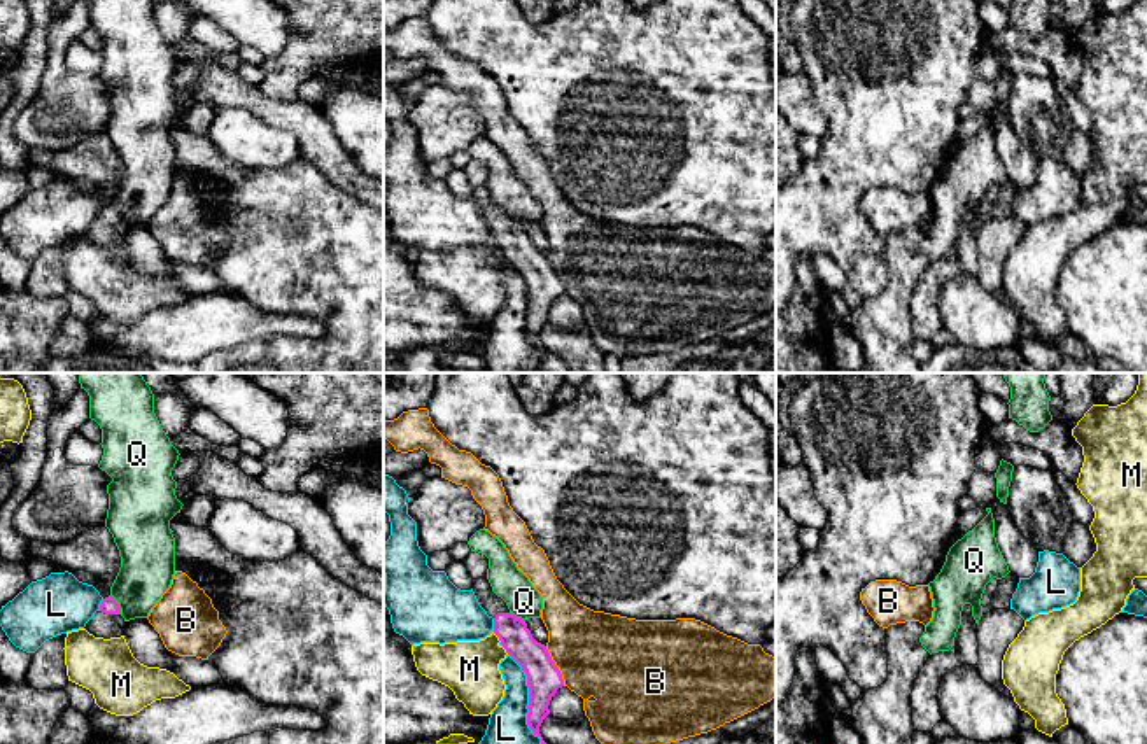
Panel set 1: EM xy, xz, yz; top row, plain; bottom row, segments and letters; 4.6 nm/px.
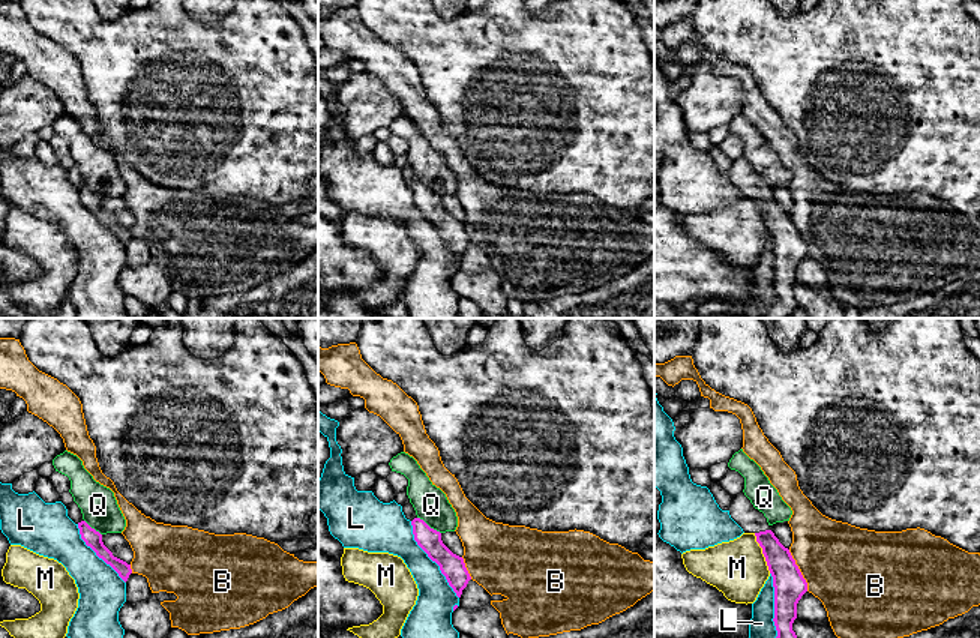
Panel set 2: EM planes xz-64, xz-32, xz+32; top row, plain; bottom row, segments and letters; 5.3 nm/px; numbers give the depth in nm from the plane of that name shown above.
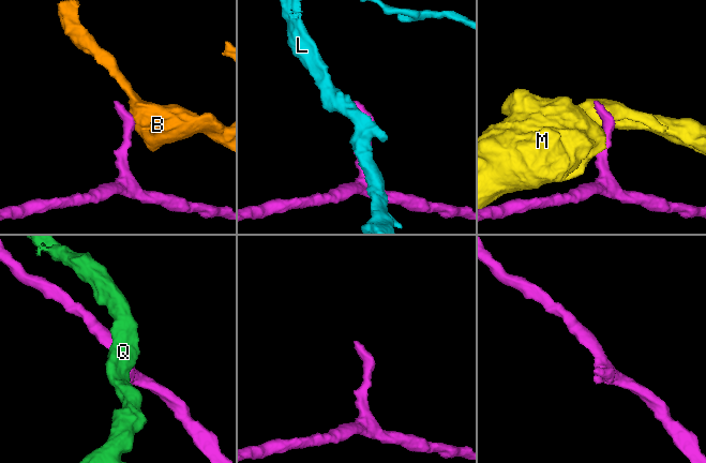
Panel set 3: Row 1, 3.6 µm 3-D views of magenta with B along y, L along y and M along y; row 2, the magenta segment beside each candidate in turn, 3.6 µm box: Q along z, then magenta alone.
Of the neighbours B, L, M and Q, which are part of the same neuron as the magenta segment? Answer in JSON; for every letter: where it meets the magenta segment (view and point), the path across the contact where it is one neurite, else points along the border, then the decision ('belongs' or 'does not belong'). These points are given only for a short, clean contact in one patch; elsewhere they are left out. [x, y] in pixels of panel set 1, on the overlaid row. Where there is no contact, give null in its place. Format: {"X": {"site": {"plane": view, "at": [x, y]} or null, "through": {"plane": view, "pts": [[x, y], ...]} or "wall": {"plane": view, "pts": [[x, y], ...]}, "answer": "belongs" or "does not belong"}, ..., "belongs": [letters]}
{"B": {"site": {"plane": "xz", "at": [555, 666]}, "wall": {"plane": "xz", "pts": [[545, 646], [564, 685]]}, "answer": "does not belong"}, "L": {"site": {"plane": "xz", "at": [529, 699]}, "answer": "does not belong"}, "M": {"site": {"plane": "xz", "at": [498, 636]}, "wall": {"plane": "xz", "pts": [[492, 632], [501, 641]]}, "answer": "does not belong"}, "Q": {"site": {"plane": "xy", "at": [118, 604]}, "answer": "does not belong"}, "belongs": []}

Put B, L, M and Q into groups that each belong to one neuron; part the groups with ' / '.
B / L / M / Q

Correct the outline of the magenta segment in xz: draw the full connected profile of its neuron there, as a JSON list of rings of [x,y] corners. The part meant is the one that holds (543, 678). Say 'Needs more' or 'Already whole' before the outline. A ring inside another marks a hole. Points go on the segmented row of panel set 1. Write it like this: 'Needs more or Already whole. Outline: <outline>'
Needs more. Outline: [[[487,576],[473,579],[473,592],[480,606],[494,618],[494,634],[503,648],[527,676],[527,725],[534,735],[541,737],[539,726],[550,714],[550,700],[564,686],[562,674],[546,646],[532,637],[525,620],[517,618],[506,602],[492,592]]]

